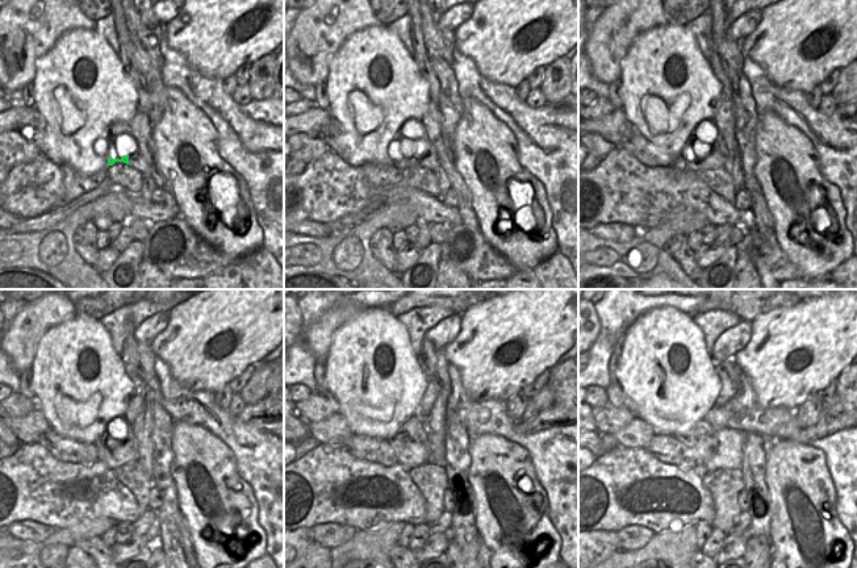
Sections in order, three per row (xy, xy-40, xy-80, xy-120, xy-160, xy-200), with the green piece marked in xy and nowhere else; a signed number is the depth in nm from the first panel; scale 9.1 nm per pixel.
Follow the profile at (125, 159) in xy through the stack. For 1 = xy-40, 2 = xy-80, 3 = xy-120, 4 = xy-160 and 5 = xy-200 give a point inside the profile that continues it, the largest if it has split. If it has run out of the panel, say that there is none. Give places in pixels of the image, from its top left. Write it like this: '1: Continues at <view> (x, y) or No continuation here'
1: Continues at xy-40 (417, 158)
2: Continues at xy-80 (710, 162)
3: Continues at xy-120 (113, 458)
4: Continues at xy-160 (409, 452)
5: Continues at xy-200 (701, 441).

